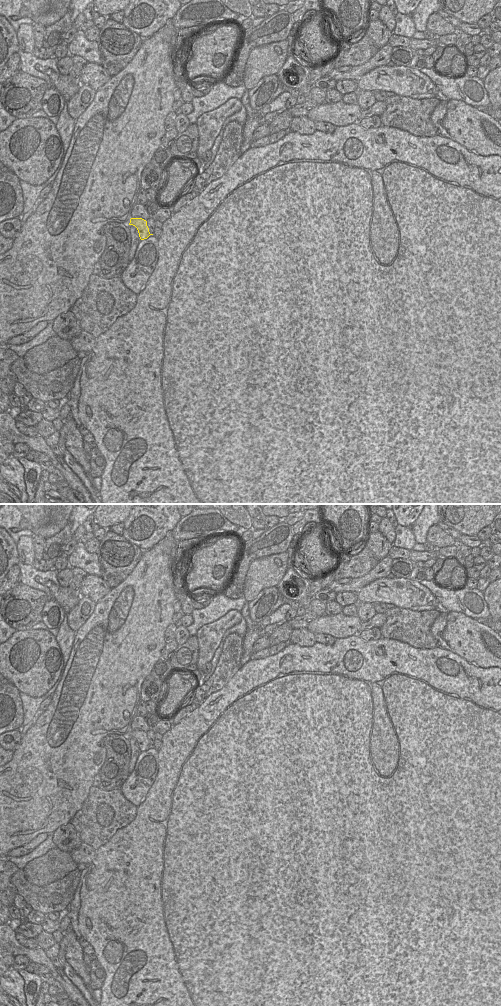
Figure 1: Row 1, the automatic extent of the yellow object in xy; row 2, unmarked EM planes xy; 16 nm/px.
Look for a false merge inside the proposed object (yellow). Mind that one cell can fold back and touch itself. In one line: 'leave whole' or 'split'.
leave whole

